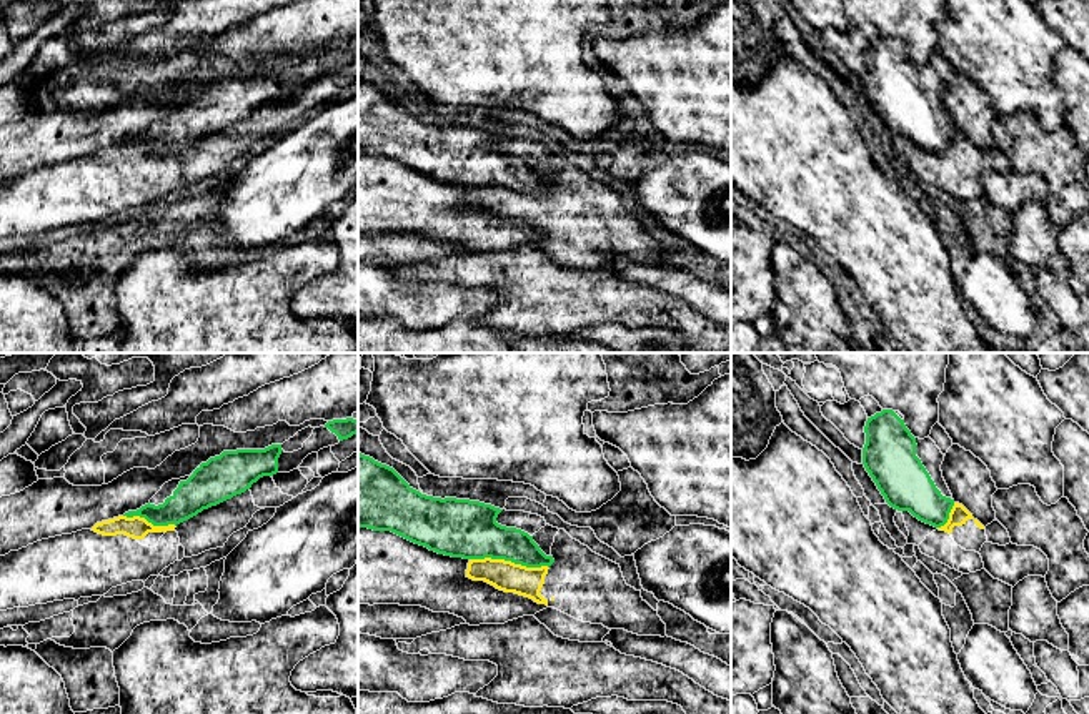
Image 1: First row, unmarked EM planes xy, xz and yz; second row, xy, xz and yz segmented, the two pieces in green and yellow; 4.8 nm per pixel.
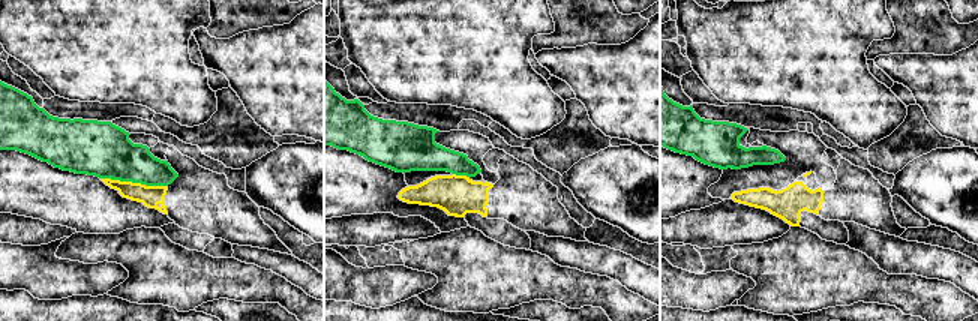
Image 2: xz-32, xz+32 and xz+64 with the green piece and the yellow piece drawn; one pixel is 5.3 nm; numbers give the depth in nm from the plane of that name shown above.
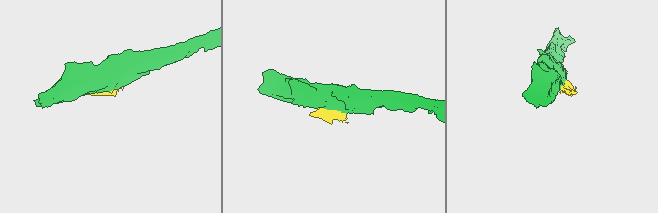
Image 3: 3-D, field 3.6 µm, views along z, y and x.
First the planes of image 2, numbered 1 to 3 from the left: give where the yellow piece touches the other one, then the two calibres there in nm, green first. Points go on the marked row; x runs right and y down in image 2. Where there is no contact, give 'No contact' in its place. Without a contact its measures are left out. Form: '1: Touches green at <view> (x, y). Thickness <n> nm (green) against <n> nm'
1: Touches green at xz-32 (134, 182). Thickness 300 nm (green) against 110 nm
2: Touches green at xz+32 (461, 174). Thickness 200 nm (green) against 220 nm
3: No contact

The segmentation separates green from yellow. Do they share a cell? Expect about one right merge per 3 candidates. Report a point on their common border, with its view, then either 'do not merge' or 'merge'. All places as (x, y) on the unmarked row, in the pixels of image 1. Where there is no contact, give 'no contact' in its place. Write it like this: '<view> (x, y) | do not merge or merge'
xz (510, 187) | do not merge

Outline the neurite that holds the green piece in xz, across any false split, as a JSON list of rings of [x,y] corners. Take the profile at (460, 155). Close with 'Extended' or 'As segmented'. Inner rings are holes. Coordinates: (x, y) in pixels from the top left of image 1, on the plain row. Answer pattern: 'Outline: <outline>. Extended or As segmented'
Outline: [[[358,80],[358,155],[391,158],[438,181],[551,193],[528,160],[496,150],[503,136],[413,117],[393,95]]]. As segmented

